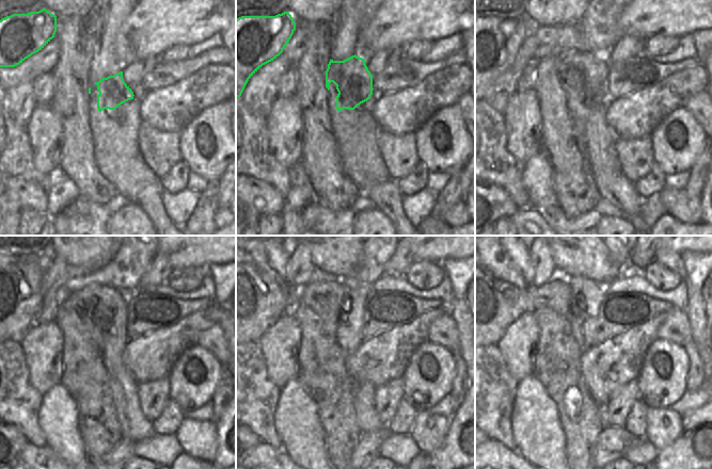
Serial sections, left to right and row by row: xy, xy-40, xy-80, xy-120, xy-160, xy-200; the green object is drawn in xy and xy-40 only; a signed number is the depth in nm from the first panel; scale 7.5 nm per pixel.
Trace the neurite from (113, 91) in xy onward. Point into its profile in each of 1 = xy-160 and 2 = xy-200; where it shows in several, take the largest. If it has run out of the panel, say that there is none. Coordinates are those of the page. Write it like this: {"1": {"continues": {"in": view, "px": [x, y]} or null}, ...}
{"1": {"continues": {"in": "xy-160", "px": [331, 301]}}, "2": {"continues": {"in": "xy-200", "px": [496, 304]}}}

